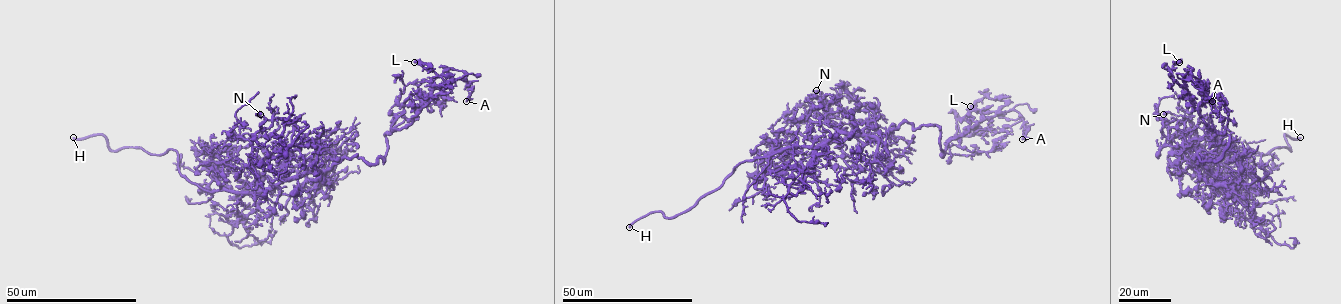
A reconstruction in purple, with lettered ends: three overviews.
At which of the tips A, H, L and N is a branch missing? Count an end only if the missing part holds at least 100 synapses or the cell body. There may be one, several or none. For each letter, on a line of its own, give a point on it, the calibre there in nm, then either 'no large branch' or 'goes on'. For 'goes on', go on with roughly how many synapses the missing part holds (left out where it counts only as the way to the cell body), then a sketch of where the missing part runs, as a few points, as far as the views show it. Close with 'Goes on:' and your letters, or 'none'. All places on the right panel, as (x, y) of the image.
A: at (1212, 101); 150 nm thick; no large branch
H: at (1300, 137); 400 nm thick; goes on; missing branch runs (1300, 137), (1322, 134), (1333, 122)
L: at (1179, 62); 500 nm thick; no large branch
N: at (1163, 114); 300 nm thick; no large branch
Goes on: H

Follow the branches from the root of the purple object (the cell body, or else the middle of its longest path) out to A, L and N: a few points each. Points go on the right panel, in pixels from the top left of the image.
A: (1208, 174), (1195, 158), (1218, 161), (1229, 136), (1204, 122), (1183, 79), (1199, 83), (1212, 101)
L: (1208, 174), (1195, 158), (1218, 161), (1229, 136), (1212, 130), (1173, 81), (1170, 71), (1179, 62)
N: (1208, 174), (1205, 177), (1195, 168), (1189, 142), (1182, 135), (1190, 127), (1190, 121), (1169, 112), (1163, 114)

